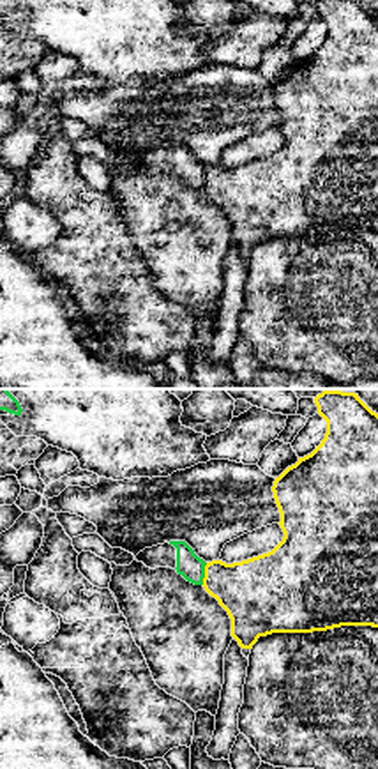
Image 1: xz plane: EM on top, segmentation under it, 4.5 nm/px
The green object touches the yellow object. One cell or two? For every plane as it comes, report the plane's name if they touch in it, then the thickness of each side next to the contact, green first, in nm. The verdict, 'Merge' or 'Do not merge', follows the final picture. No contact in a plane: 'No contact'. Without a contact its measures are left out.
Touches green in xz. Thickness 110 nm (green) against 320 nm

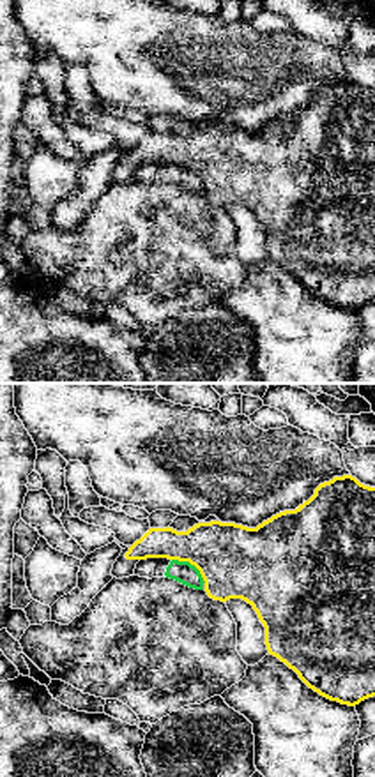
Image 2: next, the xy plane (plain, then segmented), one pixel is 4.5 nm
Touches green in xy. Thickness 100 nm (green) against 340 nm

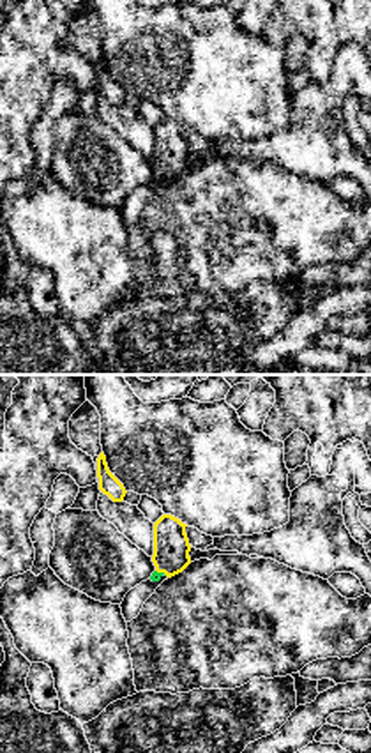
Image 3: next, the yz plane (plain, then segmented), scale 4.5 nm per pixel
Touches green in yz. Thickness 50 nm (green) against 160 nm

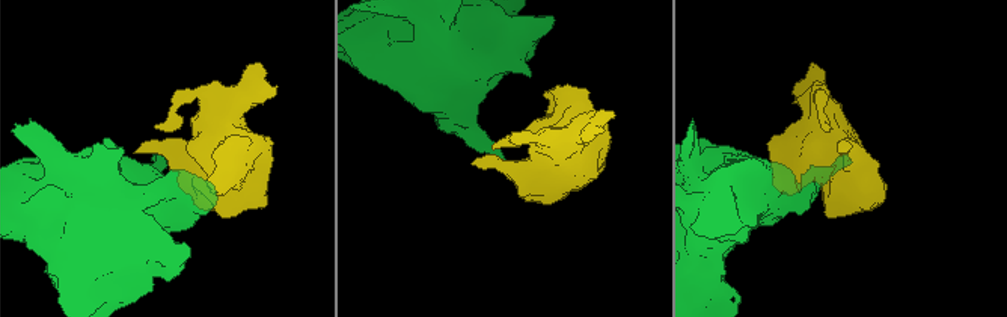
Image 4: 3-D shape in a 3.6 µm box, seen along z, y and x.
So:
Do not merge

